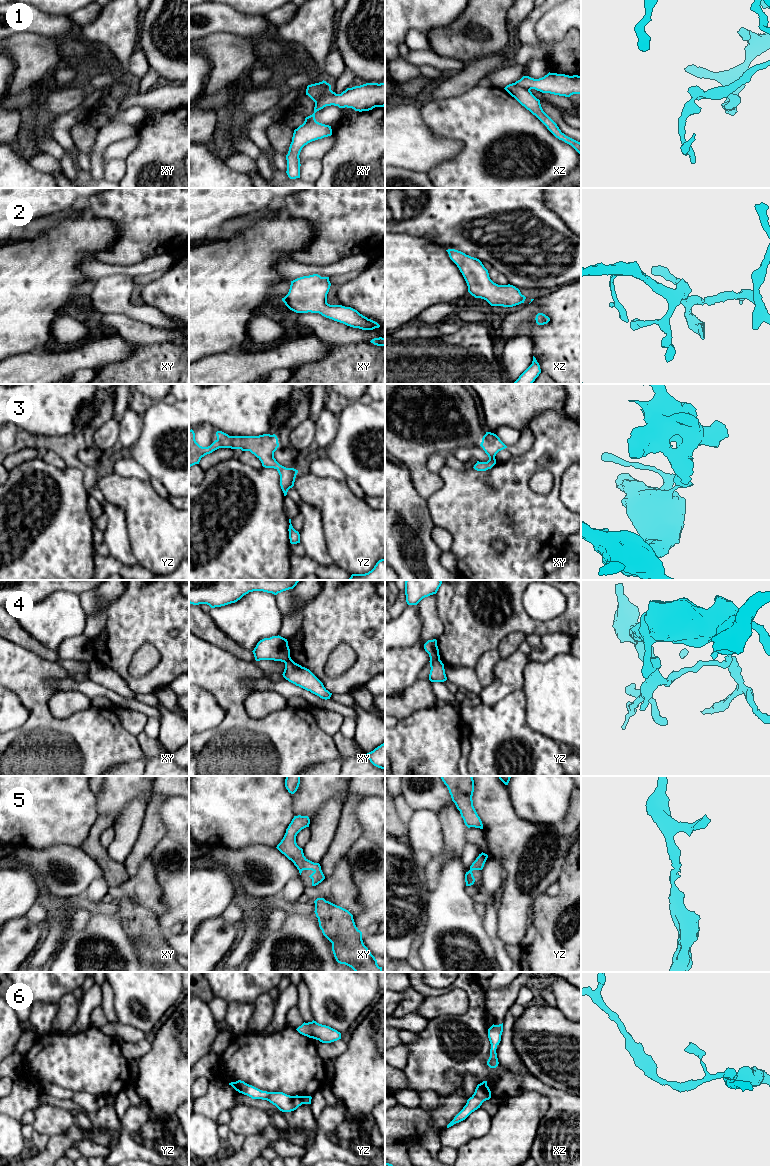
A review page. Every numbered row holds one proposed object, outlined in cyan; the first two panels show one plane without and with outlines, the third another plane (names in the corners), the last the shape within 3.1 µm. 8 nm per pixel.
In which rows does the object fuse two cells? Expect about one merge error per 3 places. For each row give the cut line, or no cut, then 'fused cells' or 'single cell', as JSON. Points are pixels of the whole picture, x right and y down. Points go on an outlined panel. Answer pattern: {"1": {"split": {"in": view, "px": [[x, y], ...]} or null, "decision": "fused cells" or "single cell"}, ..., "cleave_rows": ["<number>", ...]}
{"1": {"split": {"in": "xy", "px": [[330, 89], [315, 105]]}, "decision": "fused cells"}, "2": {"split": null, "decision": "single cell"}, "3": {"split": null, "decision": "single cell"}, "4": {"split": {"in": "yz", "px": [[430, 658], [439, 660]]}, "decision": "fused cells"}, "5": {"split": null, "decision": "single cell"}, "6": {"split": null, "decision": "single cell"}, "cleave_rows": ["1", "4"]}

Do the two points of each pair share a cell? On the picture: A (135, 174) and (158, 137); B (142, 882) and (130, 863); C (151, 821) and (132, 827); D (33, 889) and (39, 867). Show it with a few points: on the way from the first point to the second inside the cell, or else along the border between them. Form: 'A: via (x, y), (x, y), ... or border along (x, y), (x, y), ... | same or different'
A: via (144, 165), (150, 159), (150, 154), (158, 146) | same
B: border along (149, 856), (141, 864), (139, 870), (129, 877) | different
C: border along (147, 805), (139, 835), (133, 846) | different
D: border along (21, 865), (33, 873), (44, 892) | different

